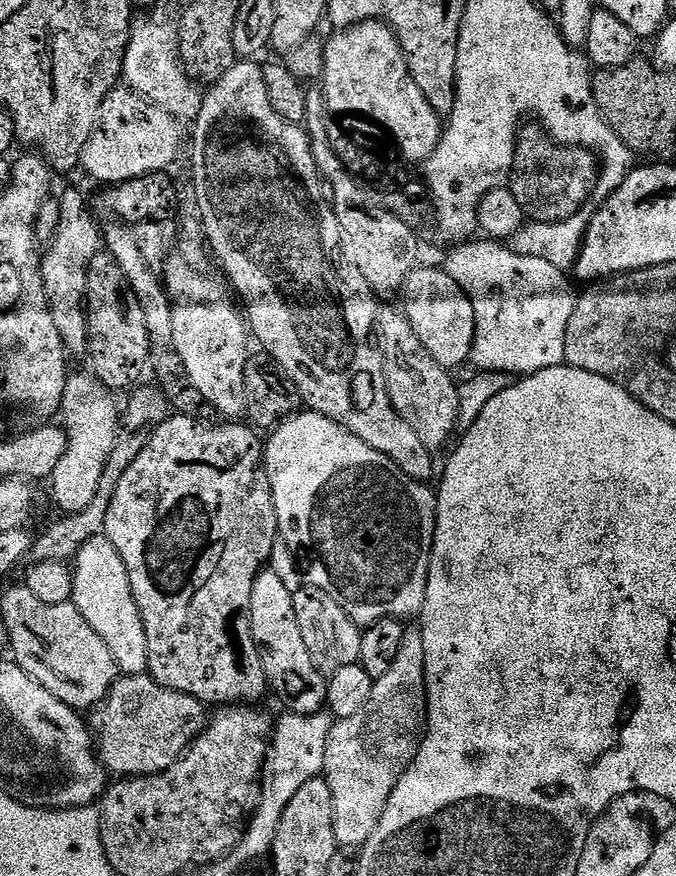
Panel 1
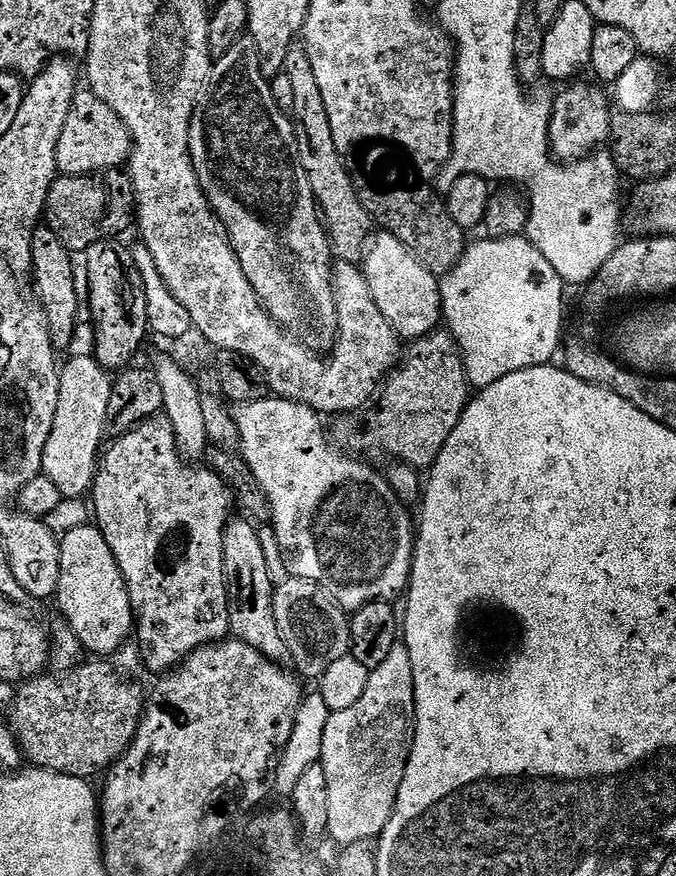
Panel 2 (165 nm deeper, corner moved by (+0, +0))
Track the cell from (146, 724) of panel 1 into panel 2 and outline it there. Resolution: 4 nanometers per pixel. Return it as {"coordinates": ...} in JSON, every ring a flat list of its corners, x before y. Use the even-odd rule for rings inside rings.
{"coordinates":[[87,666,67,674,41,674,19,685,10,709,12,731,25,757,32,759,35,767,45,772,67,776,93,778,100,771,111,769,138,735,140,721,146,711,146,696,132,684,127,684,121,673,95,672]]}

